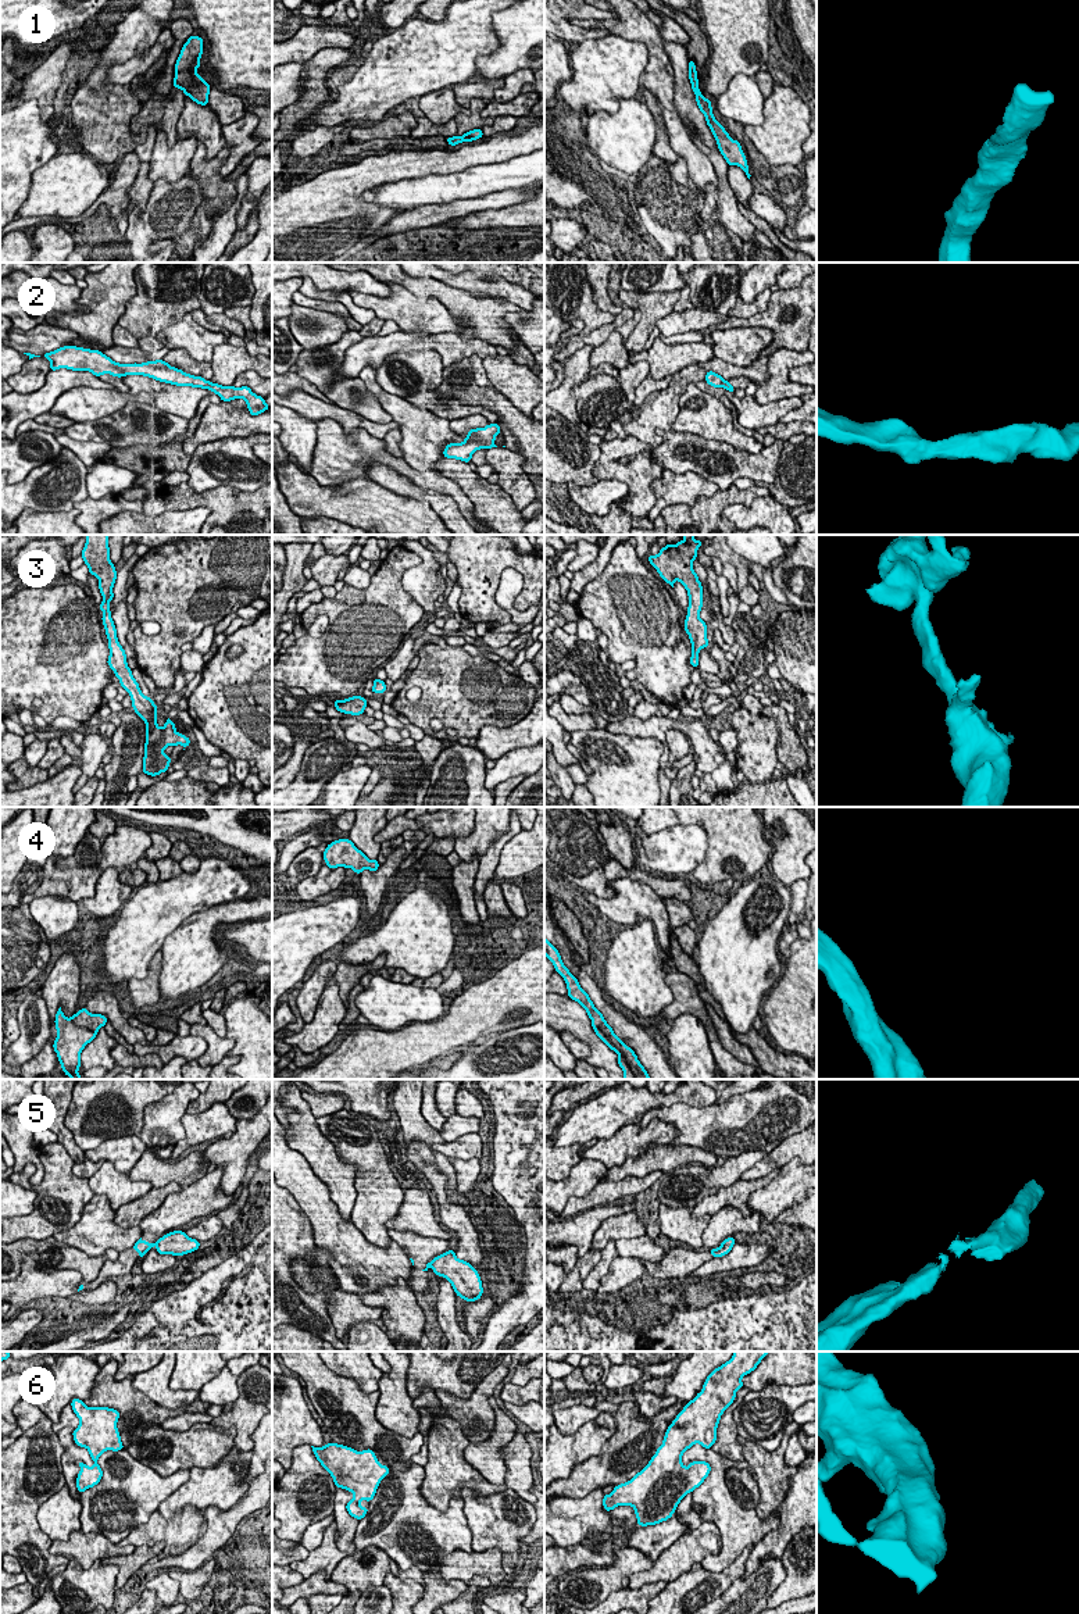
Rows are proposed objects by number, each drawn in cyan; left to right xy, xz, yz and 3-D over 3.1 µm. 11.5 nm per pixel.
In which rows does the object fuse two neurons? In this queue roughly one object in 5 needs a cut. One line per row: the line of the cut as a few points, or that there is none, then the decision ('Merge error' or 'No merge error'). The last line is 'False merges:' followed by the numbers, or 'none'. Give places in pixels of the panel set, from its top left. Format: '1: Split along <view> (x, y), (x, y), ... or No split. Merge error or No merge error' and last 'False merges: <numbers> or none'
1: No split. No merge error
2: No split. No merge error
3: No split. No merge error
4: No split. No merge error
5: Split along xz (429, 1261), (431, 1266). Merge error
6: No split. No merge error
False merges: 5

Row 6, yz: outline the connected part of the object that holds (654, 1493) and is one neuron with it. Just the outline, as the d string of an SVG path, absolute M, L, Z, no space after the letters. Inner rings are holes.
M733 1351L729 1361L715 1368L704 1381L703 1389L674 1418L649 1464L630 1481L604 1495L604 1510L632 1506L640 1526L669 1520L680 1500L711 1472L707 1461L692 1461L685 1467L683 1453L696 1443L704 1449L712 1447L721 1415L744 1386L742 1378L754 1371L768 1353Z

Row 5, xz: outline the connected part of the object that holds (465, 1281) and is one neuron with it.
M451 1249L430 1261L430 1268L437 1276L446 1278L455 1295L465 1301L476 1301L483 1295L480 1275L468 1261L458 1260Z

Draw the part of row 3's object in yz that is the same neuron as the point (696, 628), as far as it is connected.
M683 535L683 538L676 544L668 543L657 556L649 554L649 563L672 588L674 582L679 581L687 590L689 607L683 626L692 642L689 664L699 668L699 653L701 649L710 646L707 624L699 615L703 608L703 585L692 565L697 560L697 550L703 544L703 540L694 540L694 535Z

